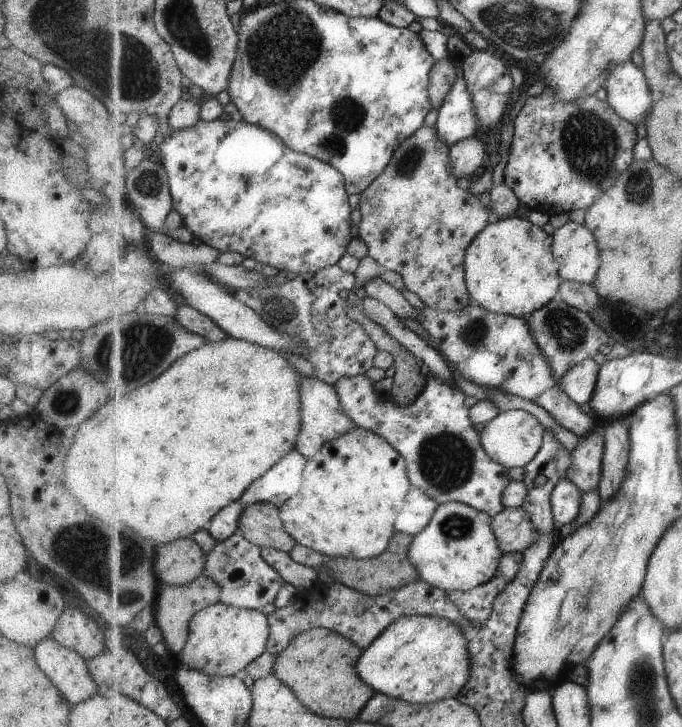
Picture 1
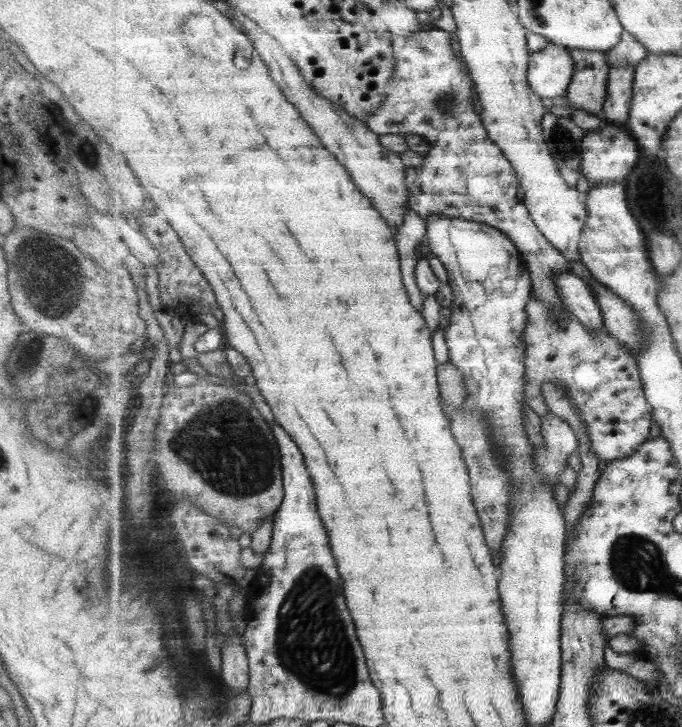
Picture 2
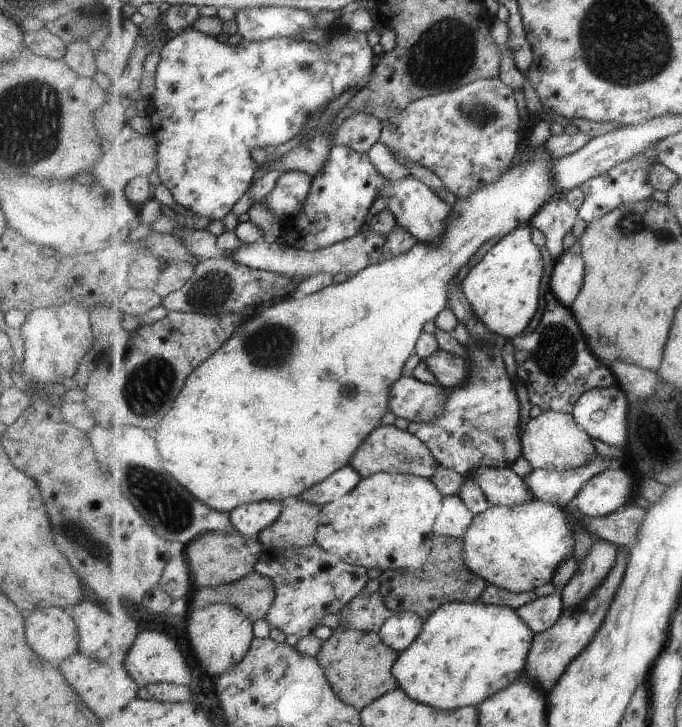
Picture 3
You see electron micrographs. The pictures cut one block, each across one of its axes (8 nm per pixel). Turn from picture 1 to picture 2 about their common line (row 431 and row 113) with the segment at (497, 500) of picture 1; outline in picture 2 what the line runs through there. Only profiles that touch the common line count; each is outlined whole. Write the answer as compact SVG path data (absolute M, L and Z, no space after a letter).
M432 28L409 36L393 35L393 46L395 60L397 60L395 77L391 77L386 85L387 100L383 101L381 108L373 111L373 115L369 115L366 125L380 136L387 133L403 136L413 133L420 135L424 141L431 144L431 151L424 156L424 166L407 167L407 186L411 188L411 209L424 221L429 220L433 214L443 214L453 218L482 222L507 234L526 259L532 276L533 293L547 304L548 308L554 310L560 322L566 307L562 304L562 297L559 297L554 280L557 279L559 273L571 271L569 260L563 256L558 247L547 240L529 214L525 203L517 198L517 188L520 185L518 174L510 159L504 154L502 147L497 146L490 139L482 116L475 112L472 97L478 96L478 91L462 54L460 57L455 56L449 32Z

